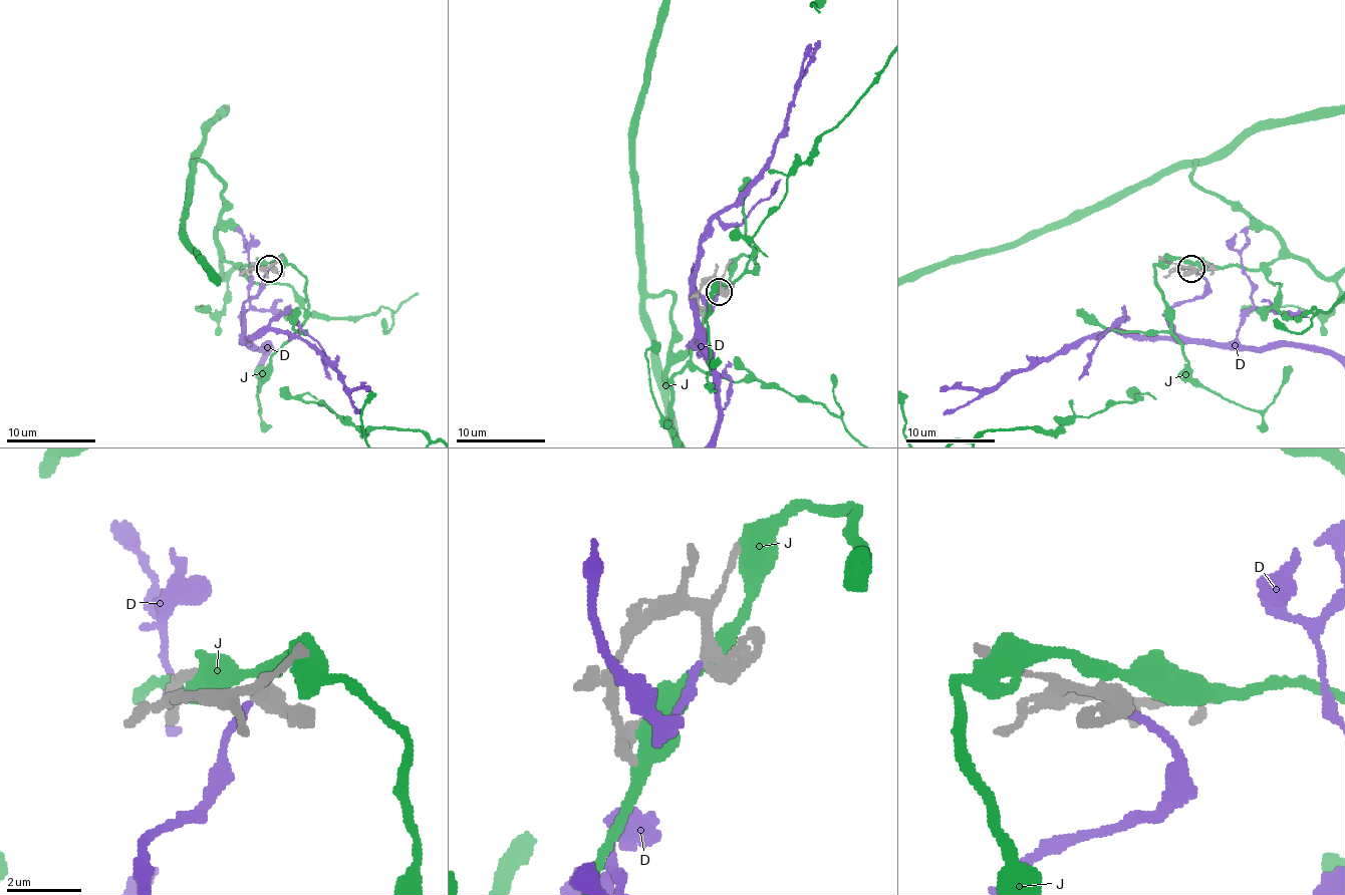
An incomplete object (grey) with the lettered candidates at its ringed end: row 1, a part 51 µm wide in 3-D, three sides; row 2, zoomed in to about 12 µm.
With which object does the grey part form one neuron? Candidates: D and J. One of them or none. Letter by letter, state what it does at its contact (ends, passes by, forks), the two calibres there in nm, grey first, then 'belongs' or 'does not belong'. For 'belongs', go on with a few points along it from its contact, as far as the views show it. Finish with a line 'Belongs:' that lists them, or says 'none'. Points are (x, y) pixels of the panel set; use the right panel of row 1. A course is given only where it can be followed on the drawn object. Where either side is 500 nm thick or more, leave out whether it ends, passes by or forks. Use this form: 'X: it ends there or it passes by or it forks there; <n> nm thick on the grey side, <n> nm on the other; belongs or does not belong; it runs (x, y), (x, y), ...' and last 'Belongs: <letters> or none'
D: it ends there; 360 nm thick on the grey side, 200 nm on the other; belongs
J: it passes by; 360 nm thick on the grey side, 360 nm on the other; does not belong
Belongs: D

